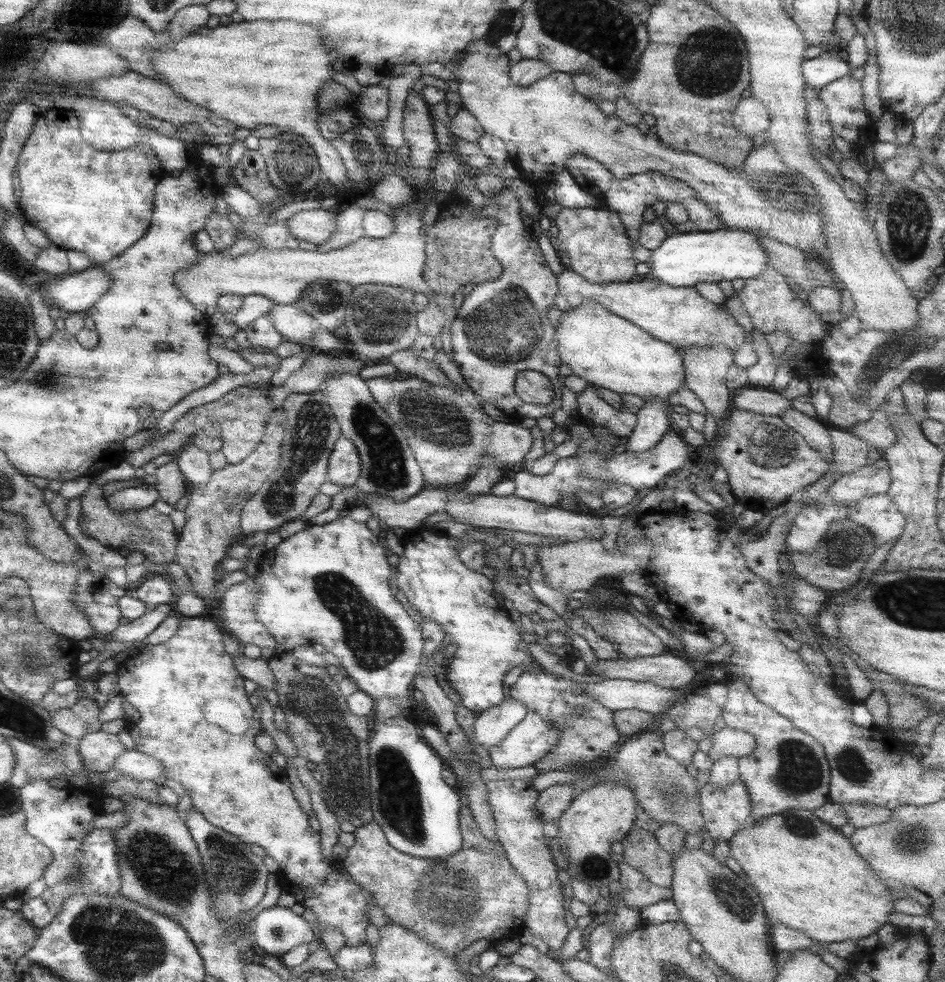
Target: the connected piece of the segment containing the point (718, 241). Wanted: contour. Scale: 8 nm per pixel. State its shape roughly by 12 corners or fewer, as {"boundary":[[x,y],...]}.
{"boundary":[[738,229],[666,237],[654,279],[675,287],[758,278],[759,238]]}

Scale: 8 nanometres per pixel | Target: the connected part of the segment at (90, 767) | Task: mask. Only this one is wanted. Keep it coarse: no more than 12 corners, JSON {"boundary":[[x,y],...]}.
{"boundary":[[116,733],[83,736],[76,750],[85,770],[84,786],[90,773],[108,772],[125,749]]}

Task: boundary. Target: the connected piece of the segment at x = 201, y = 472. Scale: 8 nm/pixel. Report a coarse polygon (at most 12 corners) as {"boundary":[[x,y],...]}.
{"boundary":[[191,442],[175,455],[189,486],[212,476],[209,454]]}

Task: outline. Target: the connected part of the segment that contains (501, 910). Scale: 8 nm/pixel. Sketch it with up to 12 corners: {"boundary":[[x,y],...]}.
{"boundary":[[462,806],[428,861],[372,821],[344,858],[392,924],[455,956],[519,937],[529,890]]}

